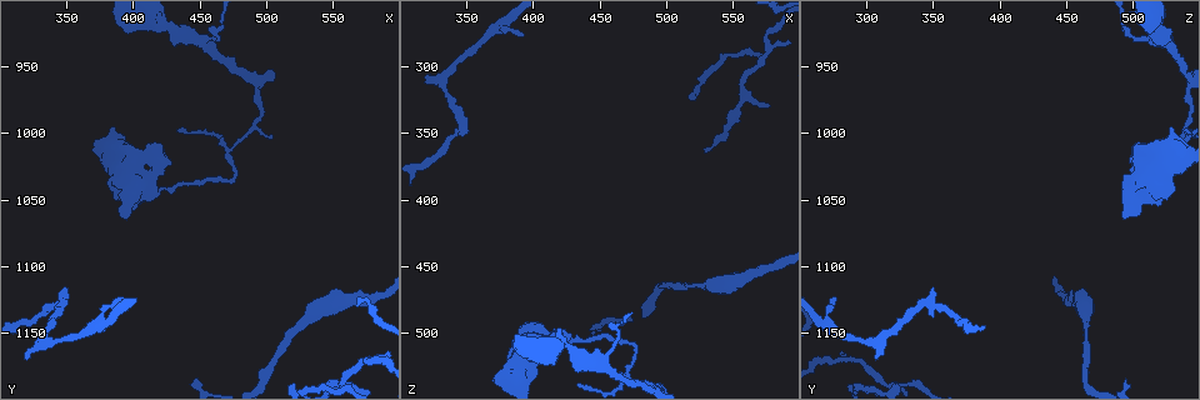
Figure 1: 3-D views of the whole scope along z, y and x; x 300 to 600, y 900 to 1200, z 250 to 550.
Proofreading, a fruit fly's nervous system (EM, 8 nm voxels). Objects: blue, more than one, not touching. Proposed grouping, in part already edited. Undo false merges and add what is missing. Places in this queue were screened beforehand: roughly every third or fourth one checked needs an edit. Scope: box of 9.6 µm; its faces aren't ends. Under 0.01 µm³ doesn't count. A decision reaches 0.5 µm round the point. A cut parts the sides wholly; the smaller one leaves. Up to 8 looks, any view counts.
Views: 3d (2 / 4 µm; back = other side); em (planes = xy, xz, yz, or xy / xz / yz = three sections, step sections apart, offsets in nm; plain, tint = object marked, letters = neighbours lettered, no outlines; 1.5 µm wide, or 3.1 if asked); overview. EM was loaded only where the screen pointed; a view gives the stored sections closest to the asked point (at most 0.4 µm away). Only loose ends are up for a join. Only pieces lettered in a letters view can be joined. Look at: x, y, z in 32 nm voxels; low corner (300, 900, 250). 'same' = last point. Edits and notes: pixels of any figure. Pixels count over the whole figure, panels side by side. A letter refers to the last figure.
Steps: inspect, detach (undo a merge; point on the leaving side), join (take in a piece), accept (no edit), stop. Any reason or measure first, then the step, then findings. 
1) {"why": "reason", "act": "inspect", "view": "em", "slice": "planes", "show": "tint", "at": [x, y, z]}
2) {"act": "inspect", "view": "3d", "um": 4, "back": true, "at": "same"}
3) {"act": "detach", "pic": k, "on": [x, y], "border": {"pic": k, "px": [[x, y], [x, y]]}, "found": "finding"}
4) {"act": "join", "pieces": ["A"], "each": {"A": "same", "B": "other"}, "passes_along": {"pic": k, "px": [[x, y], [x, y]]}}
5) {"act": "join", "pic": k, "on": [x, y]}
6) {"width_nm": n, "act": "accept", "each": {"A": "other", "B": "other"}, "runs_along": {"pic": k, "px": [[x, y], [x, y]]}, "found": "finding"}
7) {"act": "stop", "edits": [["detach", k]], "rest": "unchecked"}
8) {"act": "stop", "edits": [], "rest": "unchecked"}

{"why": "branch point", "act": "inspect", "view": "3d", "um": 4, "at": [412, 1042, 504]}

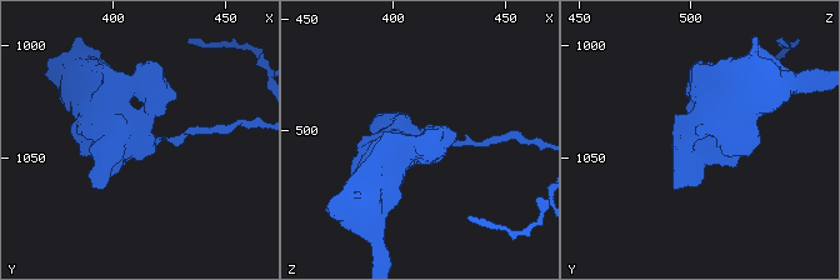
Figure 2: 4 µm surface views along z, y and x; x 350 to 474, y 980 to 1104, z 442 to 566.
{"why": "now the EM", "act": "inspect", "view": "em", "slice": "xy", "step": 4, "show": "tint", "at": [413, 1043, 507]}

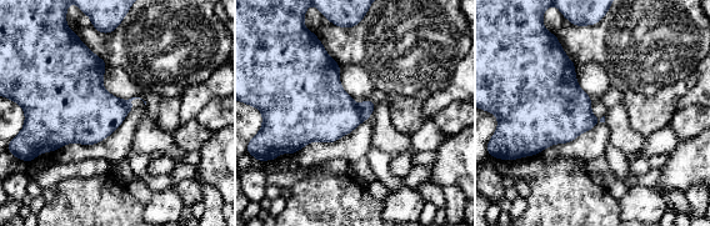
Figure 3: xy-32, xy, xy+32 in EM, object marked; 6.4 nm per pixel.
{"act": "inspect", "view": "em", "slice": "xz", "step": 4, "show": "letters", "at": "same"}

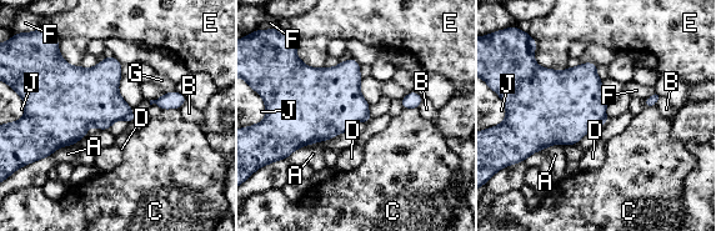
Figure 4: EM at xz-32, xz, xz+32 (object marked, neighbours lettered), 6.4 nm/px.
{"longest_contact_nm": ["E", 340], "act": "detach", "pic": 4, "on": [130, 116], "each": {"A": "other", "B": "other", "C": "other", "D": "other", "E": "other", "F": "other", "G": "other", "J": "other"}, "border": {"pic": 4, "px": [[130, 111], [123, 117]]}, "found": "two neurons meet here"}

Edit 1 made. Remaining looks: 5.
{"why": "an open end", "act": "inspect", "view": "3d", "um": 4, "at": [318, 1170, 308]}

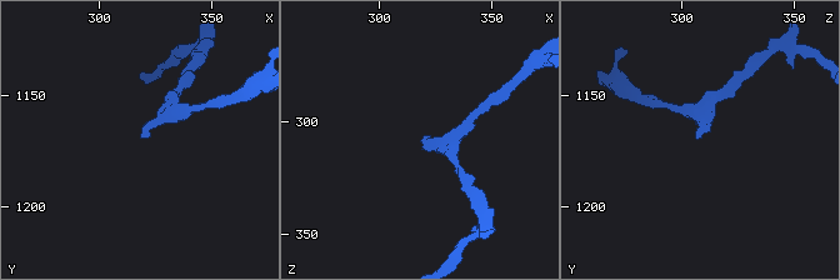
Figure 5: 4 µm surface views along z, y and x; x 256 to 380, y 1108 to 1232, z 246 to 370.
{"why": "need the tissue", "act": "inspect", "view": "em", "slice": "planes", "show": "tint", "at": [318, 1170, 309]}

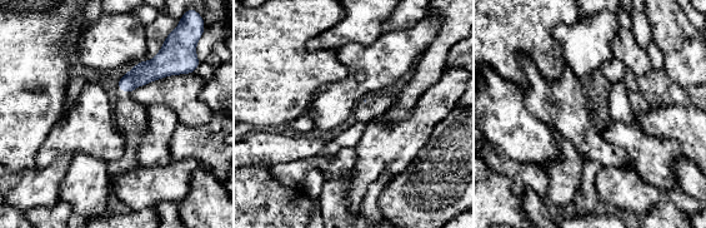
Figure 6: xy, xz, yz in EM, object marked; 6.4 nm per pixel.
{"act": "inspect", "view": "em", "slice": "planes", "show": "letters", "at": "same"}

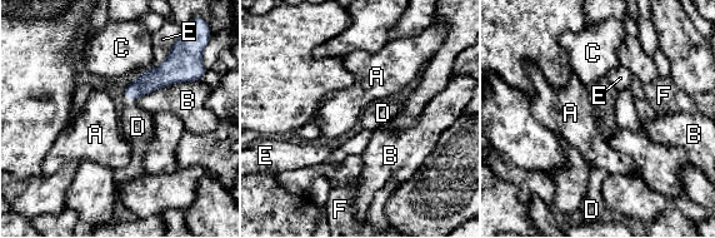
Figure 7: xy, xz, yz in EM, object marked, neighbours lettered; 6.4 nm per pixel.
{"act": "join", "pieces": ["D"], "each": {"A": "other", "B": "other", "C": "other", "D": "same", "E": "other", "F": "other"}, "passes_along": {"pic": 7, "px": [[151, 79], [129, 98], [138, 127]]}, "found": "it goes on there"}

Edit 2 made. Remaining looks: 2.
{"act": "stop", "edits": [["detach", 4], ["join", 7]], "rest": "unchecked"}

